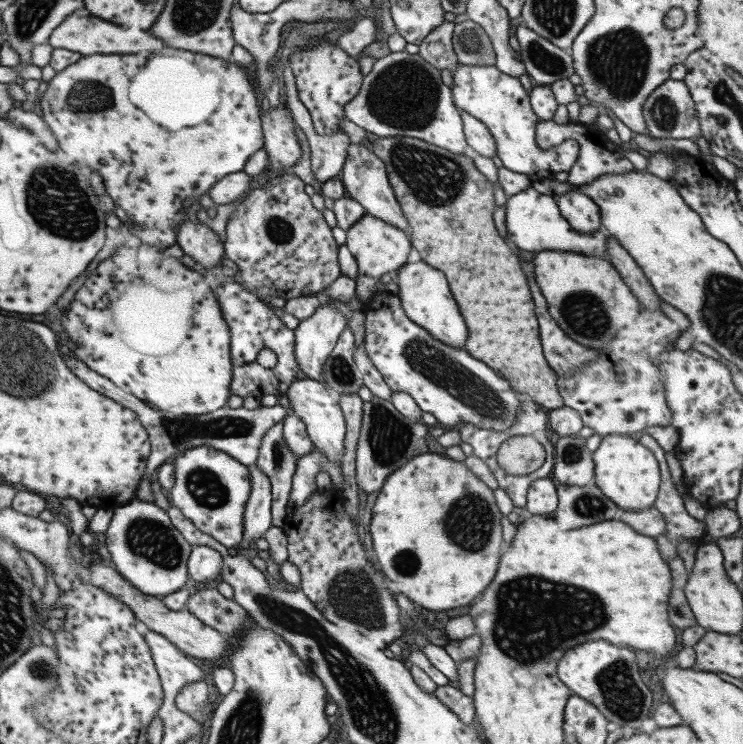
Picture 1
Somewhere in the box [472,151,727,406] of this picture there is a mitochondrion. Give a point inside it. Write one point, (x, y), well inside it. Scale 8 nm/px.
(582, 311)

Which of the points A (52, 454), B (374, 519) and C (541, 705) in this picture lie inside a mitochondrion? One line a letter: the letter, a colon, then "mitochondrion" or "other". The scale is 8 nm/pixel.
A: other
B: other
C: other

